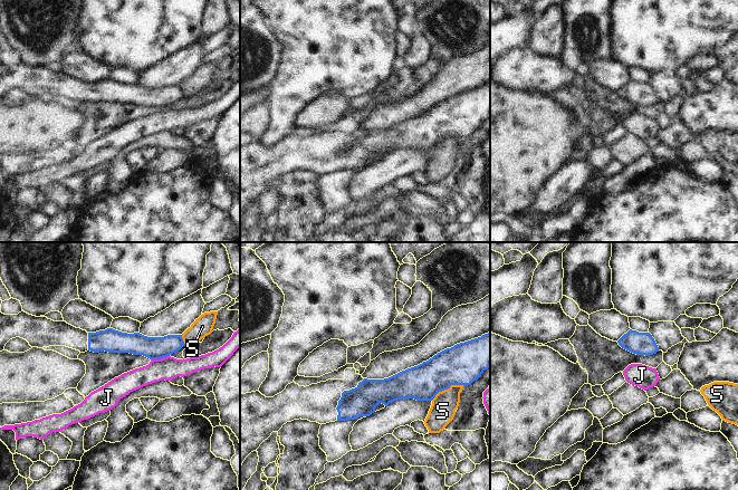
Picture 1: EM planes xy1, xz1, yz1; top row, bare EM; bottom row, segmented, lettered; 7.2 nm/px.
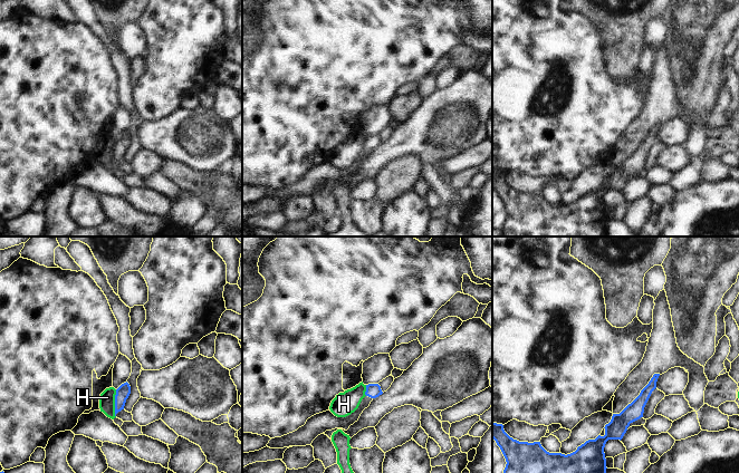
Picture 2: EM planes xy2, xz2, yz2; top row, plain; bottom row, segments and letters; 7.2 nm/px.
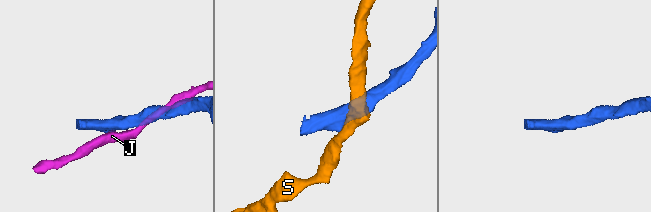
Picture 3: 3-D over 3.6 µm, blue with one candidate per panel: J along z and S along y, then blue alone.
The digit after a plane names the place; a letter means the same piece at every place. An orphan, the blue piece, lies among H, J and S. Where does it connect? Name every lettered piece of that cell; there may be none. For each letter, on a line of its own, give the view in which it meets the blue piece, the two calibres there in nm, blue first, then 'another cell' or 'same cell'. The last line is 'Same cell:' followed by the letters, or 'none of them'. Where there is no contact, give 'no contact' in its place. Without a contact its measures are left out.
H: meets blue in xy2; 100 nm thick on the blue side, 110 nm on the other; another cell
J: meets blue in xy1; 160 nm thick on the blue side, 160 nm on the other; another cell
S: meets blue in xz1; 300 nm thick on the blue side, 180 nm on the other; another cell
Same cell: none of them

